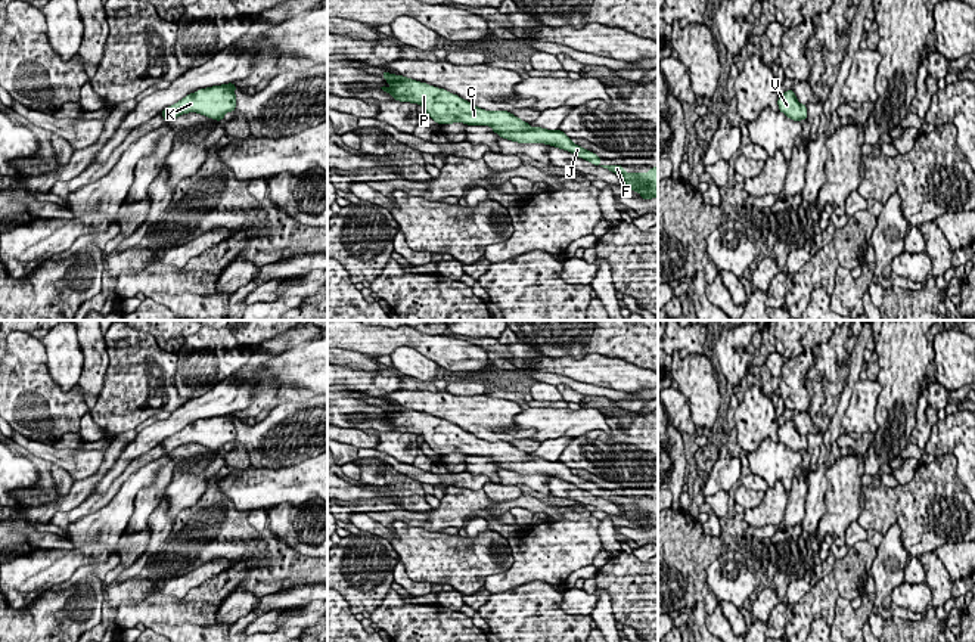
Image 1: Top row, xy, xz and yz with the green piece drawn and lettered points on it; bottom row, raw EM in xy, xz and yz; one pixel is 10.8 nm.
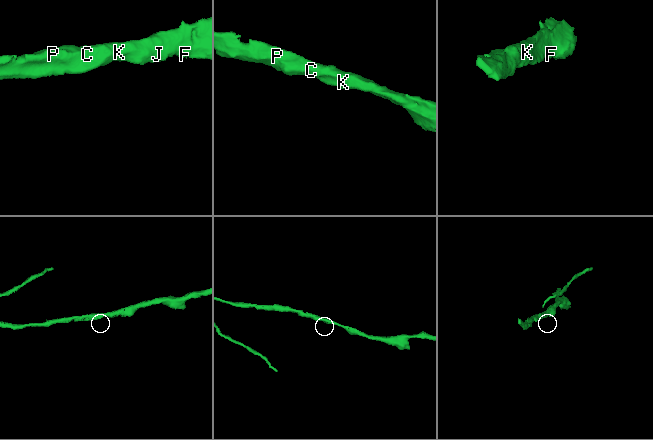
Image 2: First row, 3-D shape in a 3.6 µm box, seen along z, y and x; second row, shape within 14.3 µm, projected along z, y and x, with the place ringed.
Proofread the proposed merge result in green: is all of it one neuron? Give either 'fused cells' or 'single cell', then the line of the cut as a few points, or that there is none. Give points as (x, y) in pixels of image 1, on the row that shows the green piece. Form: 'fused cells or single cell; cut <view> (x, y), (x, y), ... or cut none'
single cell; cut none

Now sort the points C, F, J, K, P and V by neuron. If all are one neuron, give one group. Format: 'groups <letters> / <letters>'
groups C F J K P V

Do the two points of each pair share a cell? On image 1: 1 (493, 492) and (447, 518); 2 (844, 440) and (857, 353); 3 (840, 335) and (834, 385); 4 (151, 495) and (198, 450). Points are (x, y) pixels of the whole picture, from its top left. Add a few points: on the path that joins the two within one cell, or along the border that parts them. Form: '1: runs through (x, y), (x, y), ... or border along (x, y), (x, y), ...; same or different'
1: border along (481, 489), (493, 501), (509, 501), (521, 496); different
2: border along (841, 434), (835, 440); different
3: runs through (834, 347), (834, 374); same
4: runs through (162, 480), (170, 465), (183, 452); same

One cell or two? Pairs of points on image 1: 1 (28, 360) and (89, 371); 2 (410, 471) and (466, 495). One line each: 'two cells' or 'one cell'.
1: two cells
2: two cells

